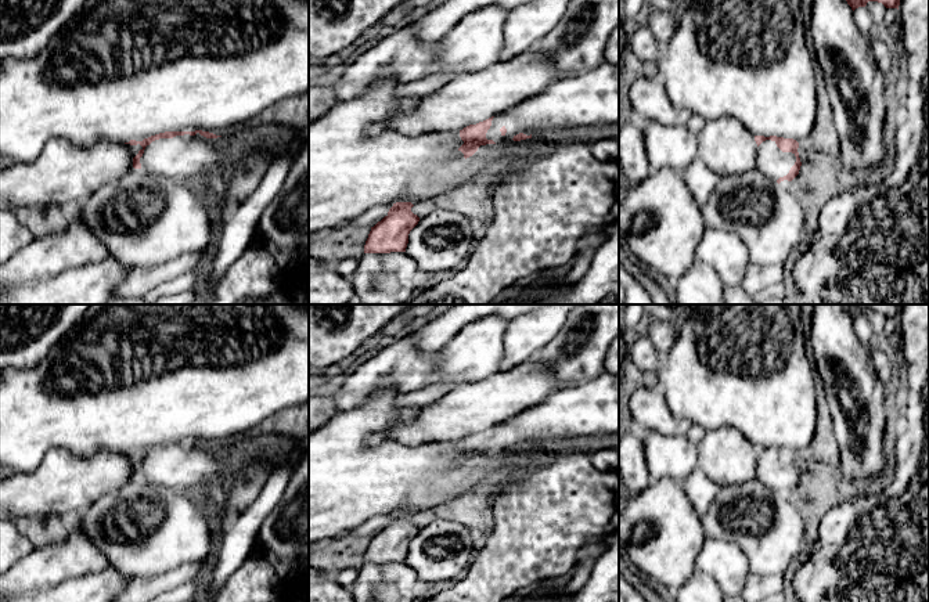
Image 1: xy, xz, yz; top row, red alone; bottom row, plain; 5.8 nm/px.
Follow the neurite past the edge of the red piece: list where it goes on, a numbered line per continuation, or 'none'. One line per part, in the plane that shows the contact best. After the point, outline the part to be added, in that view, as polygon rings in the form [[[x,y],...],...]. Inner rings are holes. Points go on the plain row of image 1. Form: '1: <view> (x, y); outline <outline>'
1: xy (183, 467); outline [[[199,443],[159,448],[145,457],[140,468],[141,479],[177,491],[219,484],[227,479],[223,455],[223,446],[206,448]]]

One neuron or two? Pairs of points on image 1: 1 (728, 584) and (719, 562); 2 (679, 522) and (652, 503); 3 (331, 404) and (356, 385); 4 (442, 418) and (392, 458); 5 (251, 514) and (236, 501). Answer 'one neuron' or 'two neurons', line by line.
1: one neuron
2: one neuron
3: two neurons
4: two neurons
5: two neurons

